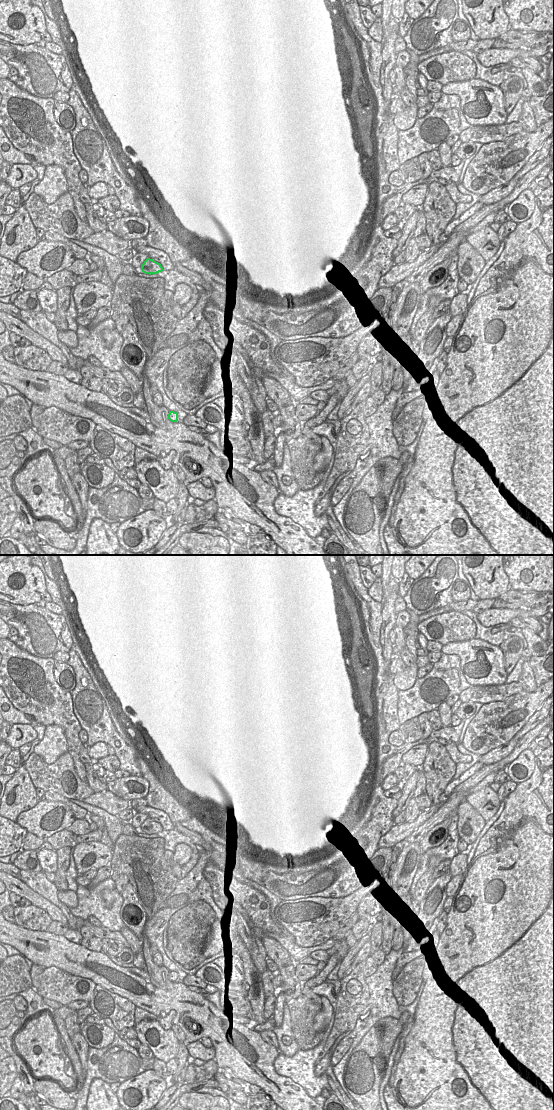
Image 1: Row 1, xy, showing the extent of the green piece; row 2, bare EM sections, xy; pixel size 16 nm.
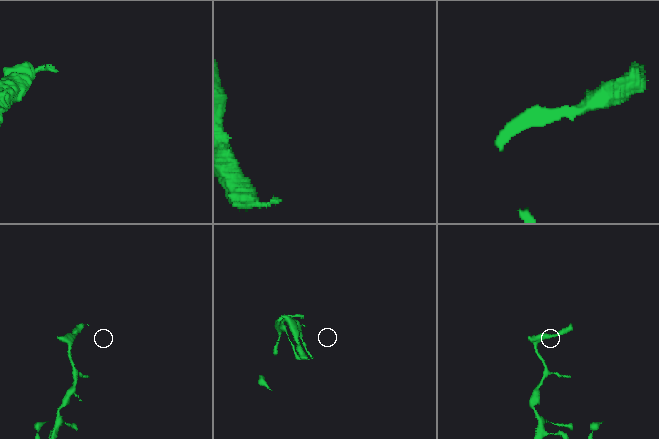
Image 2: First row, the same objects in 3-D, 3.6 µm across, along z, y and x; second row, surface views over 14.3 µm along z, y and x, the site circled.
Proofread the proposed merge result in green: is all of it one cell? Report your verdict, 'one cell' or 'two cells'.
one cell

